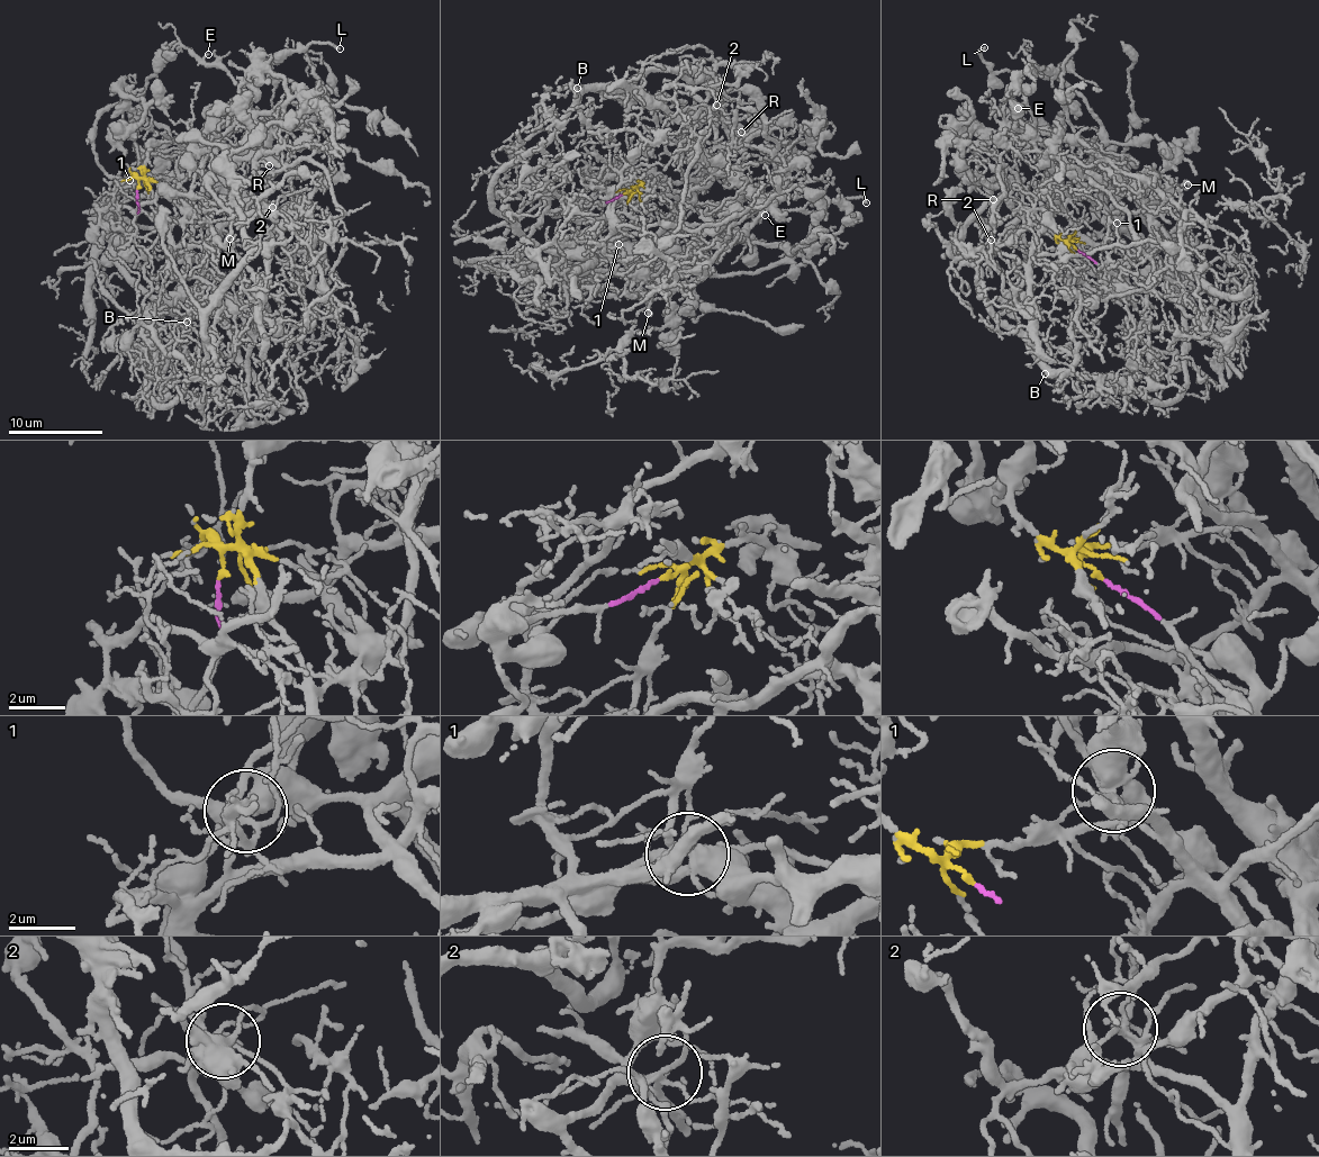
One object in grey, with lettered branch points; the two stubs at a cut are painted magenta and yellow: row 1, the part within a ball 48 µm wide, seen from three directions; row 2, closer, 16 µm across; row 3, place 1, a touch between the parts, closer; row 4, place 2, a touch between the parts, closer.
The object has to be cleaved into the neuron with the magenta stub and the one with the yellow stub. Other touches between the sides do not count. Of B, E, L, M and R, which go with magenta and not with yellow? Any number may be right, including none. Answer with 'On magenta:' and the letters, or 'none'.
On magenta: E, L, M

